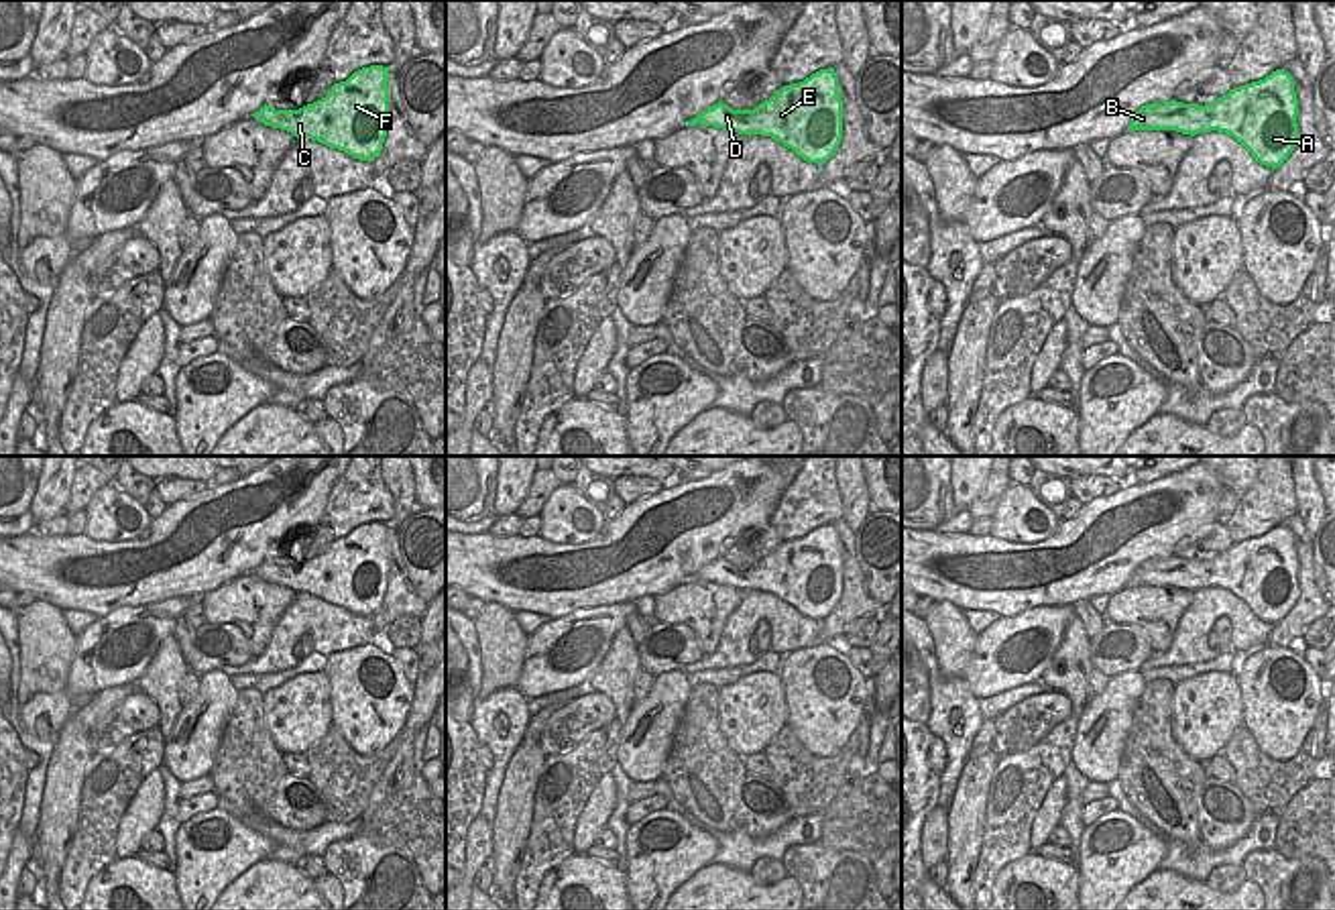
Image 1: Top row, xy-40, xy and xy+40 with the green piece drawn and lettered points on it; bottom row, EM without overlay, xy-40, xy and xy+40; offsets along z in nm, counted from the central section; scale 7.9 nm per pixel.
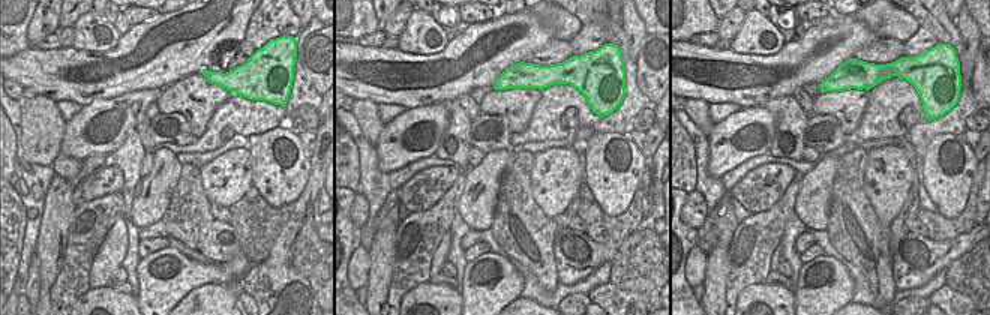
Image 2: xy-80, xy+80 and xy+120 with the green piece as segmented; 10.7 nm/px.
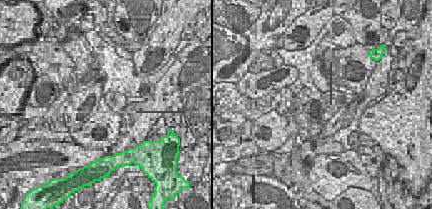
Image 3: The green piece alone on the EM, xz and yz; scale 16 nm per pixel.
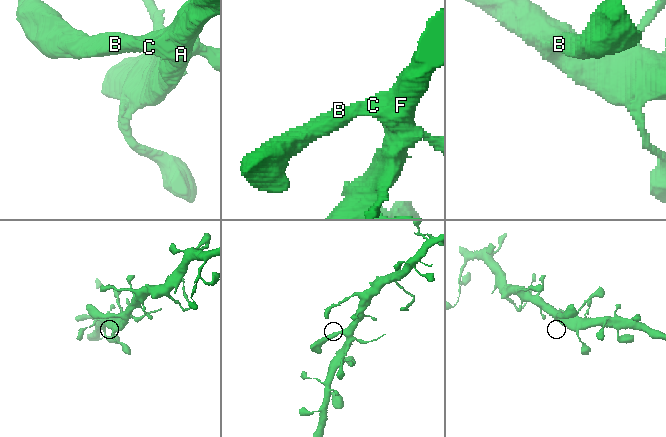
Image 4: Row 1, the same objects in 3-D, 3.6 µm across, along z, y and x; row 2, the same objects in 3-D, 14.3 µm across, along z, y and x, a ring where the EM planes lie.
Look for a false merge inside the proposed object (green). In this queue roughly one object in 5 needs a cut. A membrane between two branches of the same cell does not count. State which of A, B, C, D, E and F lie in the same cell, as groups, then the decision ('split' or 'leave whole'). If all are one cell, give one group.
groups A B C D E F; leave whole

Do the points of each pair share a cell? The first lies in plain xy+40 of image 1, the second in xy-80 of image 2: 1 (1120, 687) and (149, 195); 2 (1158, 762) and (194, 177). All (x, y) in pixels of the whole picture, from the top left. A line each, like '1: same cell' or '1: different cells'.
1: same cell
2: same cell

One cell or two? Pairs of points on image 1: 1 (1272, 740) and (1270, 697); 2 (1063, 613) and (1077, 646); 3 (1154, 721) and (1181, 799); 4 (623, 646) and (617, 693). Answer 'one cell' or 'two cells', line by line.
1: one cell
2: two cells
3: one cell
4: one cell

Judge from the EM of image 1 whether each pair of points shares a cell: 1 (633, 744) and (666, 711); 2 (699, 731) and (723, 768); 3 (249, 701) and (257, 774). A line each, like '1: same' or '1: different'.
1: same
2: same
3: same

